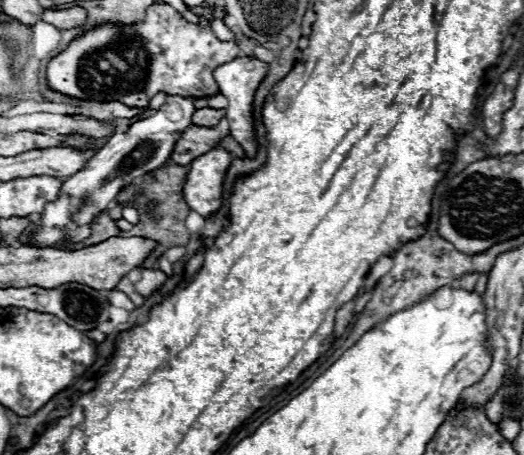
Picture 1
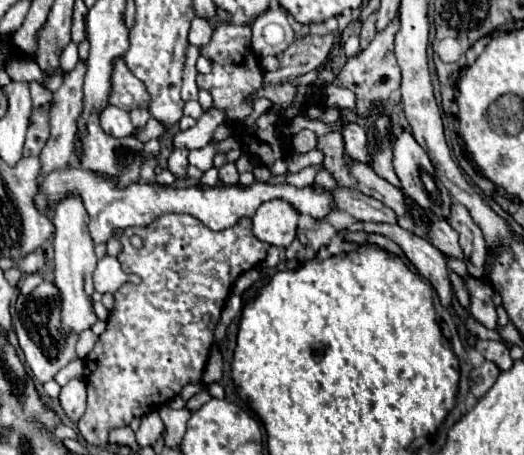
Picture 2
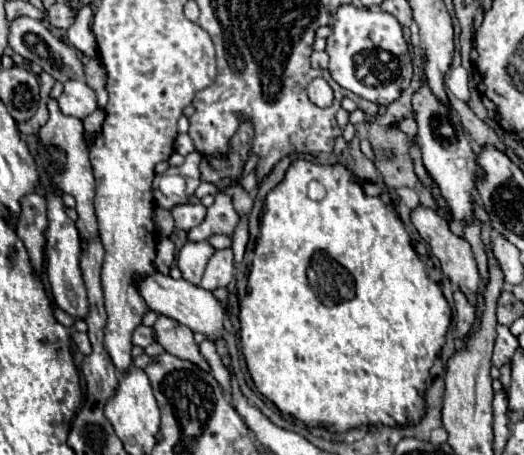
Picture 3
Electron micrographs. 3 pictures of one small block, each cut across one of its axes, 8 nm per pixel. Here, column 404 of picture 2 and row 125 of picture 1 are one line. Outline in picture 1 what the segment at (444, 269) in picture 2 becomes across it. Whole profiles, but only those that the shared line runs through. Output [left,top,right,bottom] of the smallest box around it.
[214,58,268,158]

